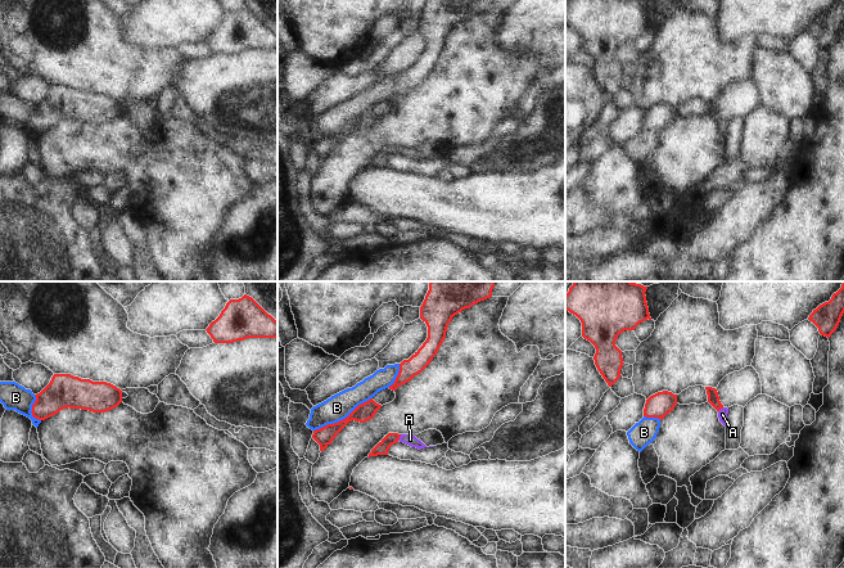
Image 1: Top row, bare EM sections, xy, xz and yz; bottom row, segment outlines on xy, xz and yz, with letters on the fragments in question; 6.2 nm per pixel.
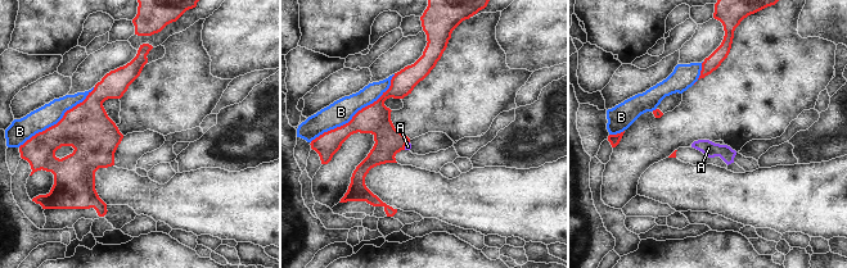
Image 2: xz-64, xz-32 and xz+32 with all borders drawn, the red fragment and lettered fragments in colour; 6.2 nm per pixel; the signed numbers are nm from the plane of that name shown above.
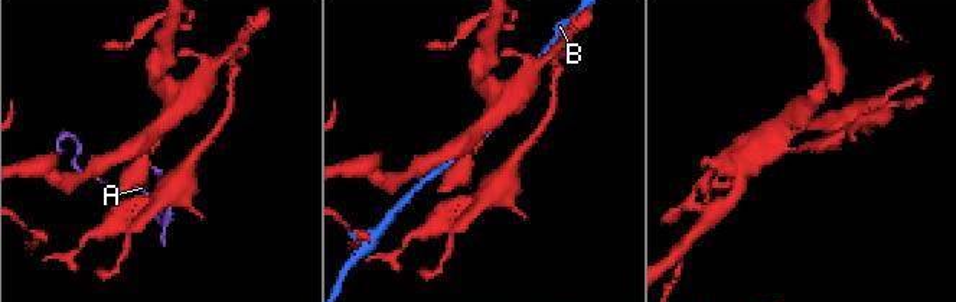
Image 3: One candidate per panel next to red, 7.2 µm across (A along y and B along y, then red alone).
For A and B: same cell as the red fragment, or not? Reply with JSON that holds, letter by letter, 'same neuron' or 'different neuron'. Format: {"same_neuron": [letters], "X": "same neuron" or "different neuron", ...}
{"same_neuron": ["A"], "A": "same neuron", "B": "different neuron"}

